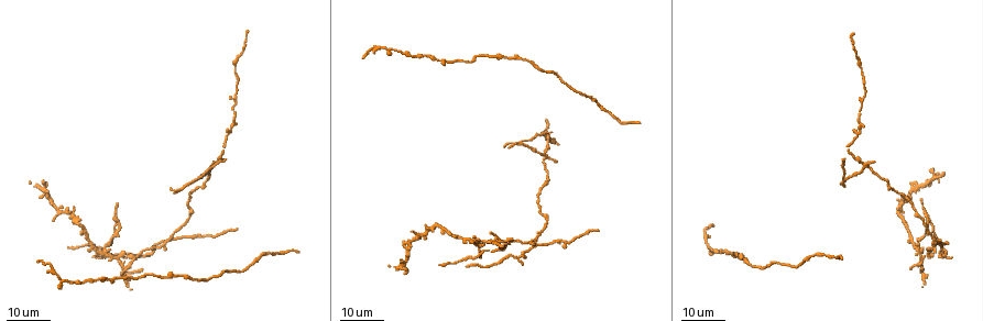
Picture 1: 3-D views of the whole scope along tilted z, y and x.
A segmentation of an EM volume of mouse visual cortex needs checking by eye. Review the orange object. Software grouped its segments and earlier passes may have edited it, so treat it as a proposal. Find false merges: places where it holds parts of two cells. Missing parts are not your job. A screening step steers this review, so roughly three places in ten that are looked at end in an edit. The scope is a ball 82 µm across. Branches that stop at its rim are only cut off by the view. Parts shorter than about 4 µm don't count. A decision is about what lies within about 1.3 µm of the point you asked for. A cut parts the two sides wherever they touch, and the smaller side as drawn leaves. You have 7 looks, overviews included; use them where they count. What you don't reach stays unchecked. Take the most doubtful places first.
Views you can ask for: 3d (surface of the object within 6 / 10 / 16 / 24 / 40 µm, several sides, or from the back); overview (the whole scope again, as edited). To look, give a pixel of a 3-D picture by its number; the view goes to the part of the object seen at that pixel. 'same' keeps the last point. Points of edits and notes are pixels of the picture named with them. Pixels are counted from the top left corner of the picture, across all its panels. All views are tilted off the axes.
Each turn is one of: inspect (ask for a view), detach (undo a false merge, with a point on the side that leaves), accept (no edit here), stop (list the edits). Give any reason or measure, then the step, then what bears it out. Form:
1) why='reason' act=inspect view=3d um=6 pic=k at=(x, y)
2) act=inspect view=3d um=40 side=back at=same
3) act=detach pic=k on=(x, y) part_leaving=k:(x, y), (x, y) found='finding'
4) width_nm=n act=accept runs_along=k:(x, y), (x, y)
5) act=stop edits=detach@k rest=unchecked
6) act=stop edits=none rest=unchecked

why='arms run side by side' act=inspect view=3d um=24 pic=1 at=(546, 157)

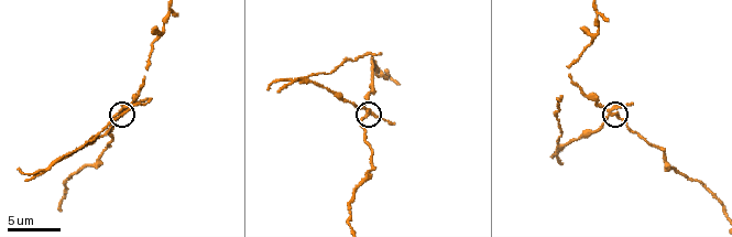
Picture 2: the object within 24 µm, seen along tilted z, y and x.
act=inspect view=3d um=6 pic=2 at=(368, 114)

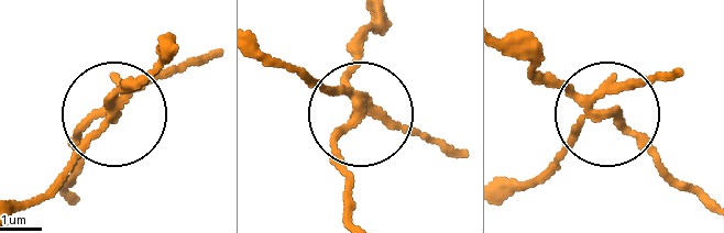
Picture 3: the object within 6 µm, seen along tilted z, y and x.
act=detach pic=3 on=(78, 152) part_leaving=3:(358, 92), (328, 93), (266, 63) found='two cells meet here'

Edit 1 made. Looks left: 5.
why='looks like a crossing' act=inspect view=3d um=24 pic=1 at=(935, 243)

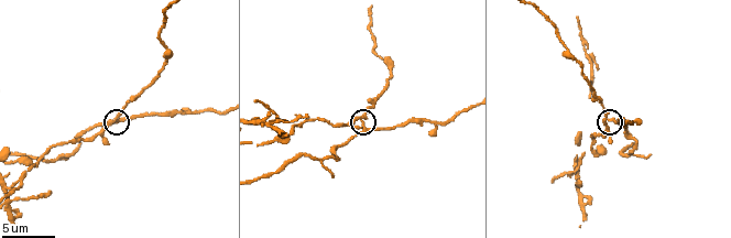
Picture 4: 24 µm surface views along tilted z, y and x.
act=inspect view=3d um=6 pic=4 at=(117, 118)

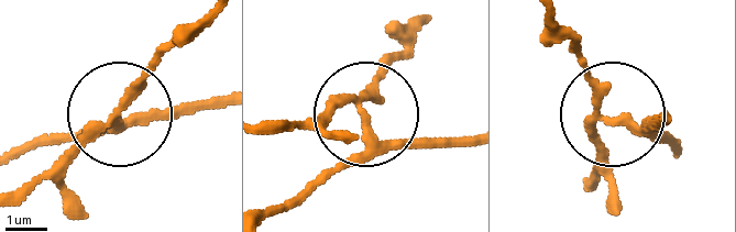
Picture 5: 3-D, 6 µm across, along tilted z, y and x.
width_nm=220 act=detach pic=5 on=(146, 120) found='two cells meet here'

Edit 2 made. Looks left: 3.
why='looks like a crossing' act=inspect view=3d um=16 pic=1 at=(471, 240)

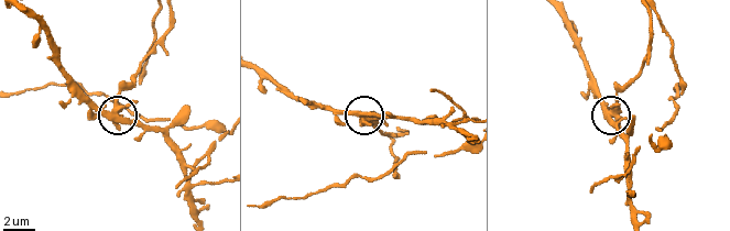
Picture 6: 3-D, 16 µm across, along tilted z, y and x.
act=inspect view=3d um=6 pic=6 at=(112, 111)

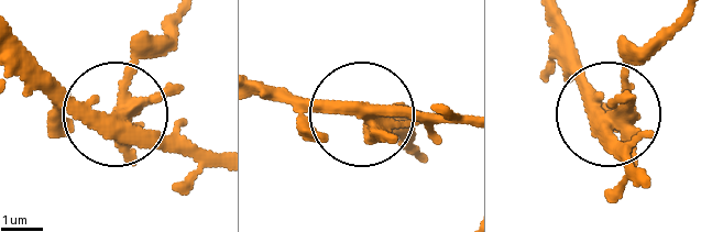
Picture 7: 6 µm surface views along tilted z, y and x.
width_nm=380 act=detach pic=7 on=(139, 55) part_leaving=7:(124, 114), (137, 64), (167, 18) found='two cells meet here'

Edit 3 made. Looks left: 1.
act=stop edits=detach@3,detach@5,detach@7 rest=unchecked

